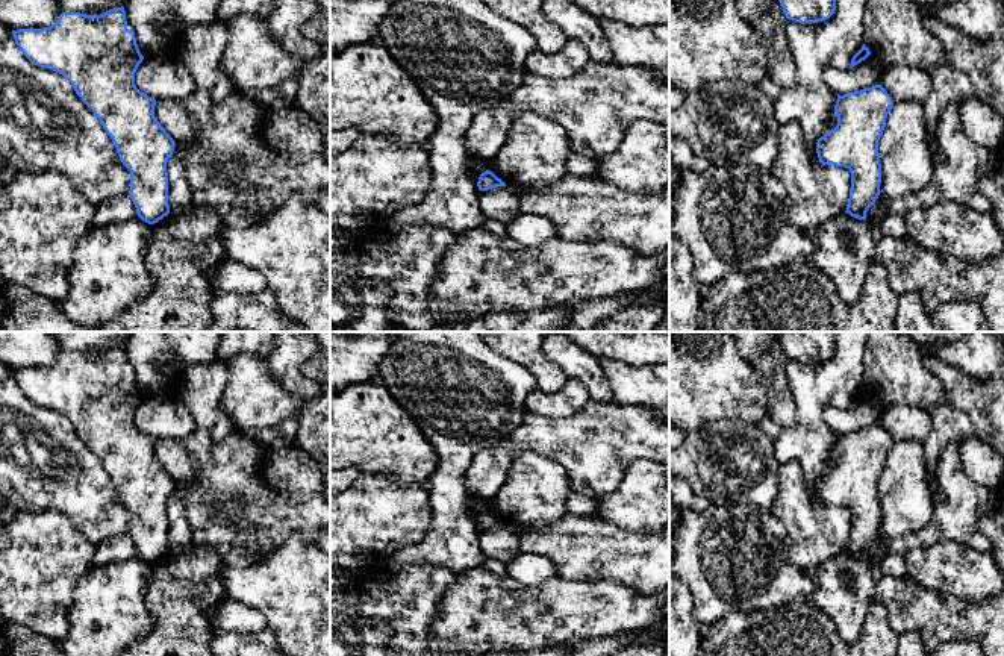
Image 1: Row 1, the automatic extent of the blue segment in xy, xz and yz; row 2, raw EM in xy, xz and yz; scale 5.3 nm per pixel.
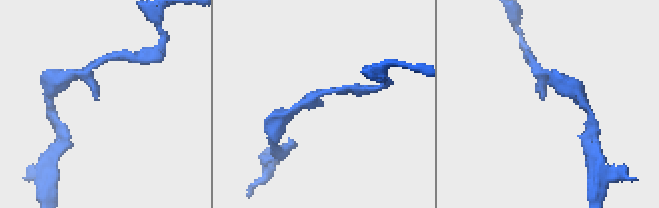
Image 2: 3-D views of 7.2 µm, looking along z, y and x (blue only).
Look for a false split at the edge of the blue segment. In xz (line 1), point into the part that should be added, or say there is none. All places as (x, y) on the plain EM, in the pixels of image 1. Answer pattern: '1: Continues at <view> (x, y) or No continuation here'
1: No continuation here

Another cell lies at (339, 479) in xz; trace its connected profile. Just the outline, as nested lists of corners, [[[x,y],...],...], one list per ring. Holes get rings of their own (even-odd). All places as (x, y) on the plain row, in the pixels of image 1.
[[[356,468],[330,470],[330,498],[348,488],[360,473]]]

